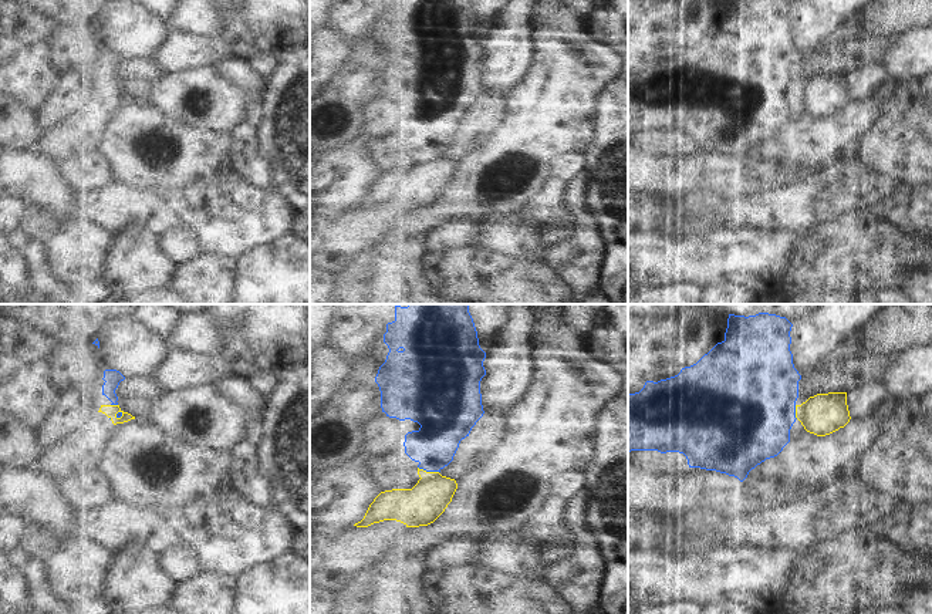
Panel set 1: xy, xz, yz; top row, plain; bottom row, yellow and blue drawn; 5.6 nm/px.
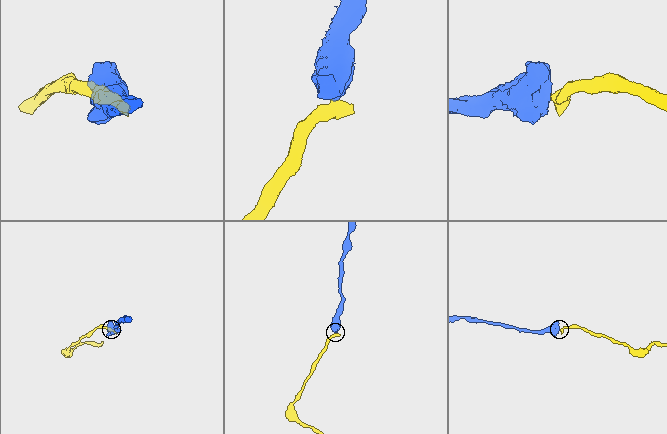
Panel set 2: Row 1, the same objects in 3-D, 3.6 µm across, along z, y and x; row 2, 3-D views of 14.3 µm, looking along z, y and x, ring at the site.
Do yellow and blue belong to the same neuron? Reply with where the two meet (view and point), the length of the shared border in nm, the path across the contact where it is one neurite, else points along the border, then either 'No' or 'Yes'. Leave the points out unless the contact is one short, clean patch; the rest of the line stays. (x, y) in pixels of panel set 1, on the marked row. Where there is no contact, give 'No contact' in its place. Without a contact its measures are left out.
Touches yellow at xz (428, 472). Shared border 120 nm. Boundary: xz (418, 466), (438, 472). No

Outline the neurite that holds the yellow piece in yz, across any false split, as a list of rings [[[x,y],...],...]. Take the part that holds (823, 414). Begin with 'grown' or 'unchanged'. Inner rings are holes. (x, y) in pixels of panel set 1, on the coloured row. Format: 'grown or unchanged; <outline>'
unchanged; [[[828,392],[810,397],[801,405],[796,405],[796,418],[807,432],[817,436],[830,435],[844,428],[851,419],[847,392]]]

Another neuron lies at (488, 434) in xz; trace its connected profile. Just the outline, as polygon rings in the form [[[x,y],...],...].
[[[483,414],[472,428],[470,433],[460,441],[453,460],[440,469],[440,475],[460,480],[484,463],[489,456],[500,446],[509,425],[507,418],[500,414]]]

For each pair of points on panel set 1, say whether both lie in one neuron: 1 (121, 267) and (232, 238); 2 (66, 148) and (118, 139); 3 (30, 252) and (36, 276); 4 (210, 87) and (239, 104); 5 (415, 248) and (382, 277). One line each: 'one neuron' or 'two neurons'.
1: two neurons
2: two neurons
3: one neuron
4: one neuron
5: one neuron

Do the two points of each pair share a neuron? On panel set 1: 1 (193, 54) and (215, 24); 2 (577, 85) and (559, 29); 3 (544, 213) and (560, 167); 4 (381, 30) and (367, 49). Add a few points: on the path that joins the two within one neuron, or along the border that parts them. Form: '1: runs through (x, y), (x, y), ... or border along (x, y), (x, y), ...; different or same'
1: border along (172, 31), (220, 39); different
2: runs through (570, 71), (570, 61), (563, 43); same
3: runs through (550, 202), (560, 178); same
4: runs through (377, 34), (370, 44); same

